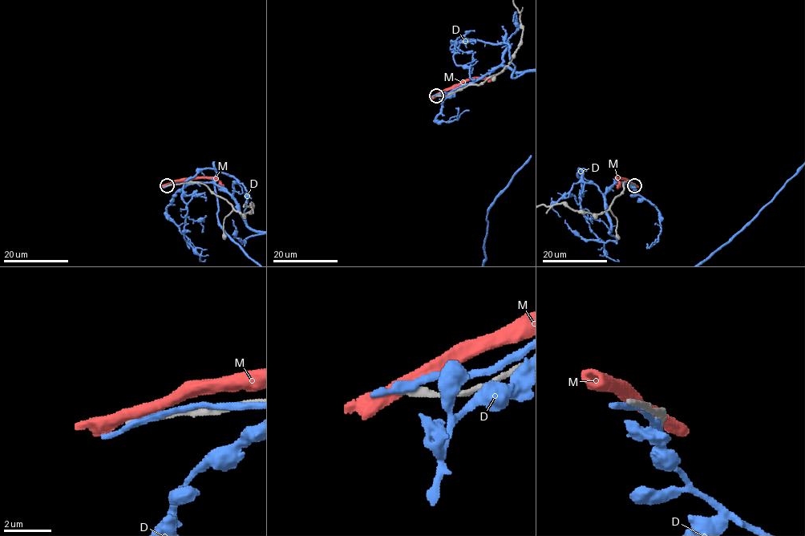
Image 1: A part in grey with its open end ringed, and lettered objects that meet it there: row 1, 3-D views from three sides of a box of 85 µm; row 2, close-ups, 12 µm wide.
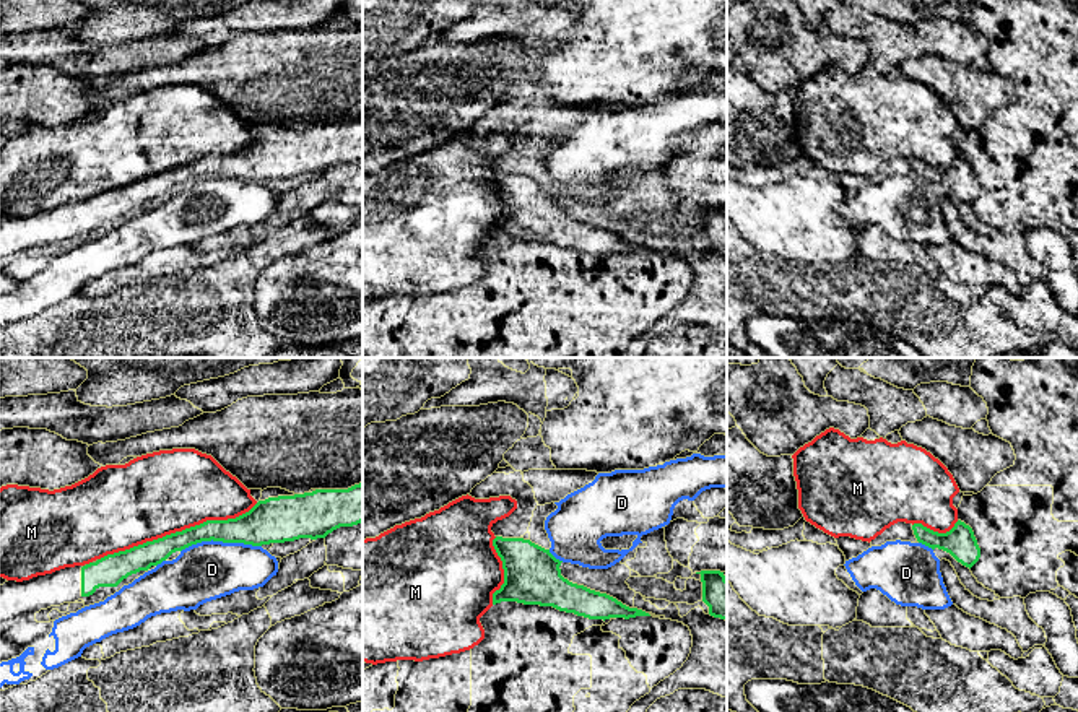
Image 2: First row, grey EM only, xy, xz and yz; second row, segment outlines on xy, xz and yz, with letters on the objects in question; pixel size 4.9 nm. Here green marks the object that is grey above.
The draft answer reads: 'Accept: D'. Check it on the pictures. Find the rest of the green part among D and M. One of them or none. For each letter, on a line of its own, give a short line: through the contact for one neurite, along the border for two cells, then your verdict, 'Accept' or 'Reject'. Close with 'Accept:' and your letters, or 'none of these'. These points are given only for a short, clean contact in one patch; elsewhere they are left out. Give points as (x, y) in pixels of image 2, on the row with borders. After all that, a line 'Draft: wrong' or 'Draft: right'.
D: Reject
M: Reject
Accept: none of these
Draft: wrong

